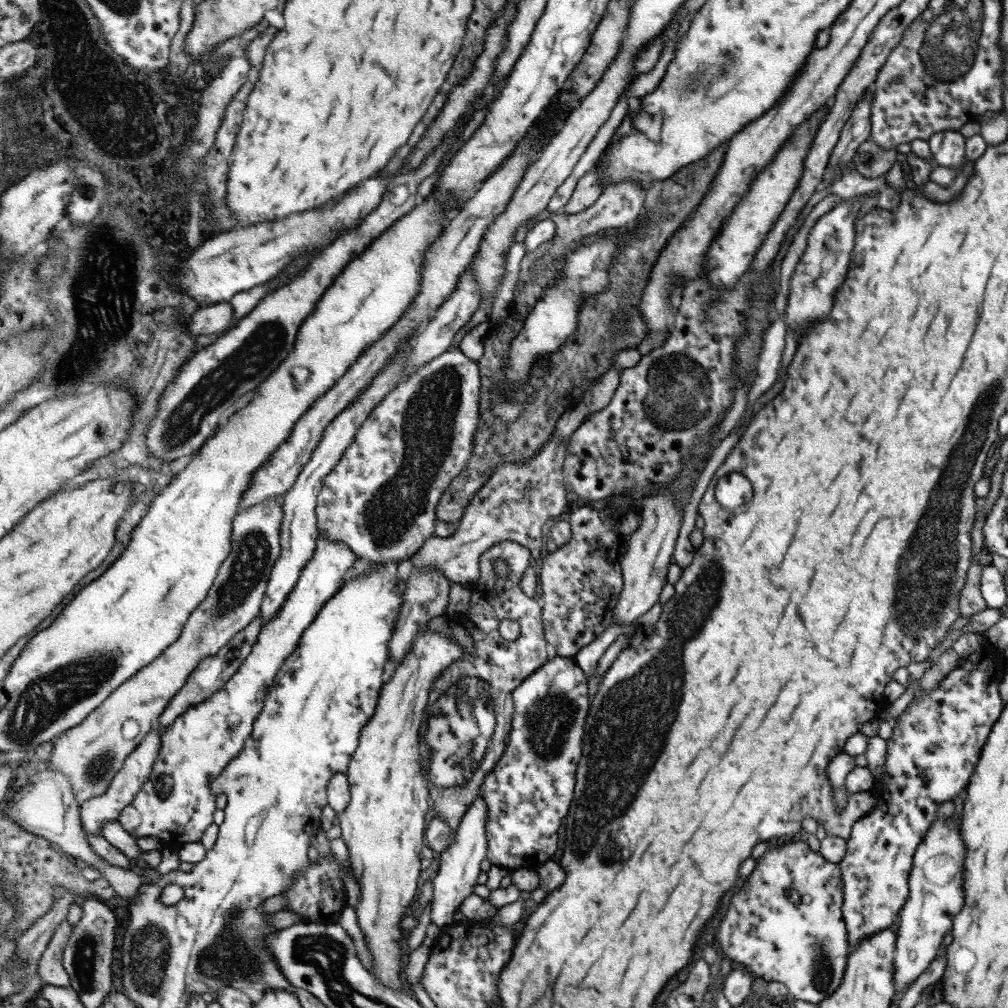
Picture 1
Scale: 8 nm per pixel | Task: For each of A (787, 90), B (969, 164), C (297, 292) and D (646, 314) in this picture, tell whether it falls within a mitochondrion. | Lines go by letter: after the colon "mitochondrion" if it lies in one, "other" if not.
A: other
B: other
C: other
D: other

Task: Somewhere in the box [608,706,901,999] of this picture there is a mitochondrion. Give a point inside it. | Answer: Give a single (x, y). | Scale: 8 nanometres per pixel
(822, 974)

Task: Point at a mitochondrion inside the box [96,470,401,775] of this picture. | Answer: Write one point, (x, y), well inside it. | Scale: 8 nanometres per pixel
(253, 552)

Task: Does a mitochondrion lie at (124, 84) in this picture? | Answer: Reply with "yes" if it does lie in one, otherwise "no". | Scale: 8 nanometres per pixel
no

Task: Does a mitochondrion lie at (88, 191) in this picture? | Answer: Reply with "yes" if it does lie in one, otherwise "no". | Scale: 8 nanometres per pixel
yes

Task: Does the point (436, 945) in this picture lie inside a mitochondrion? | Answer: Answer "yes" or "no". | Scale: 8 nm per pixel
no

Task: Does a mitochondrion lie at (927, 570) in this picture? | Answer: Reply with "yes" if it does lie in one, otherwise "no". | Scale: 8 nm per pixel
yes

